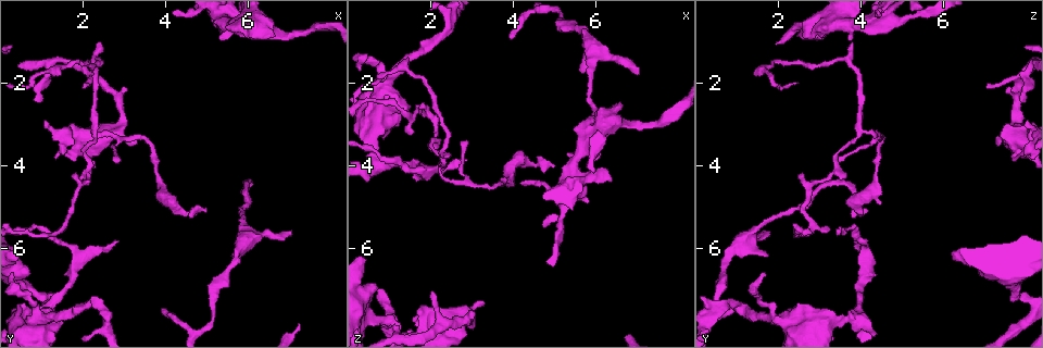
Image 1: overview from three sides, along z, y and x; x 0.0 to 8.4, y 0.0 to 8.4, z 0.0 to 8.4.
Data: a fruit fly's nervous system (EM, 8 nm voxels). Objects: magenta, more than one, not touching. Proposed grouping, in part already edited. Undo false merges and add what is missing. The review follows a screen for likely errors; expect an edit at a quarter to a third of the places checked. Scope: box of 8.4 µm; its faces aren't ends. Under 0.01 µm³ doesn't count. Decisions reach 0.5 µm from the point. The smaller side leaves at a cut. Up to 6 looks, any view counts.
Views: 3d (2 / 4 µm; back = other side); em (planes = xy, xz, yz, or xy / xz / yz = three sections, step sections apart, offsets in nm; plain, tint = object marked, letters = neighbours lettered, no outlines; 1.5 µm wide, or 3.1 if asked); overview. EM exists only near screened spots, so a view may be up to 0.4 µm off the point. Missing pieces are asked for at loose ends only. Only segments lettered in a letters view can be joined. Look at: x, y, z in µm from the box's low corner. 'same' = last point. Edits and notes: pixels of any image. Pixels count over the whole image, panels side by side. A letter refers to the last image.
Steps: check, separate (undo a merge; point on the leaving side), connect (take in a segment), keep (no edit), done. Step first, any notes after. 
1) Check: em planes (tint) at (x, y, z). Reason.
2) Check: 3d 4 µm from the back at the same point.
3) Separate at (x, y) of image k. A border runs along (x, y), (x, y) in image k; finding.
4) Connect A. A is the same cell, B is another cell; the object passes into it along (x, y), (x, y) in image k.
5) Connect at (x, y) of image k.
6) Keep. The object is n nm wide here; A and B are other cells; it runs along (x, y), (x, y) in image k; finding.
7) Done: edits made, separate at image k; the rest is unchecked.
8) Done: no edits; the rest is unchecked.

Check: 3d 4 µm at (0.65, 7.70, 3.90). Sudden change in width.

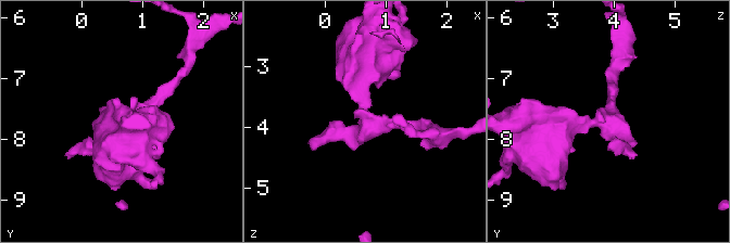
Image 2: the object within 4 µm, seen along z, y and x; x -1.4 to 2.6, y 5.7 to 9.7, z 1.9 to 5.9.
Check: em planes (letters) at (0.70, 7.70, 3.90). 3 arms meet here; the arms are 170, 200, 400 nm wide; need the tissue.

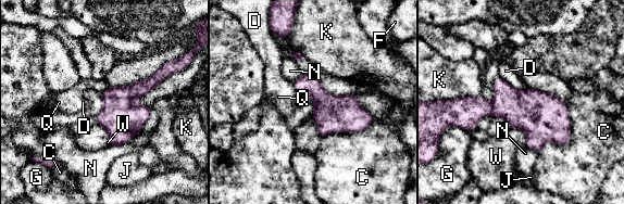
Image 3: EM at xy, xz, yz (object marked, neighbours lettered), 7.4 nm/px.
Separate at (526, 110) of image 3. C, D, F, G, J, K, N, Q and W are other cells; a border runs along (491, 103), (493, 114) in image 3; two neurons meet here.

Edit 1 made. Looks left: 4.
Check: em planes (letters) at (0.65, 6.65, 6.95). Free end.

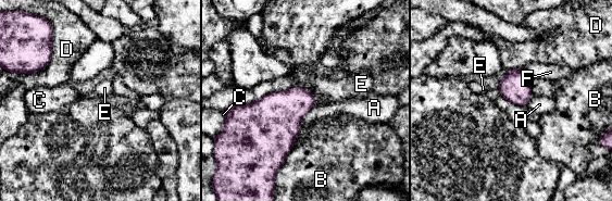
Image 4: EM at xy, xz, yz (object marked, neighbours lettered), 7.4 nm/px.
Keep. A, B, C, D, E and F are other cells; a border runs along (315, 103), (303, 117), (299, 130) in image 4; no lettered segment goes on from it.

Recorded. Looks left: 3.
Check: 3d 4 µm at (2.40, 1.05, 3.75). Free end.

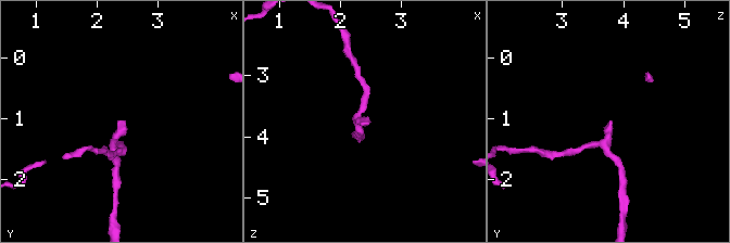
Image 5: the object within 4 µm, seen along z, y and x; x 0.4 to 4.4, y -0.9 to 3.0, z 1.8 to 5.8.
Check: em planes (letters) at (2.45, 1.05, 3.75). Need the tissue.

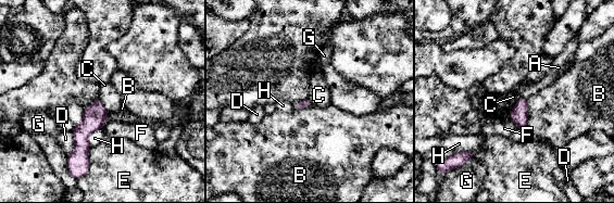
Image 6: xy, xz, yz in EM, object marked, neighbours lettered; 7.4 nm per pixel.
Connect A. A is the same cell, B, C, D, E, F, G and H are other cells; the object passes into it along (519, 114), (524, 97), (550, 77) in image 6; it goes on there.

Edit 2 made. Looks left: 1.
Done: edits made, separate at image 3, connect at image 6; the rest is unchecked.

